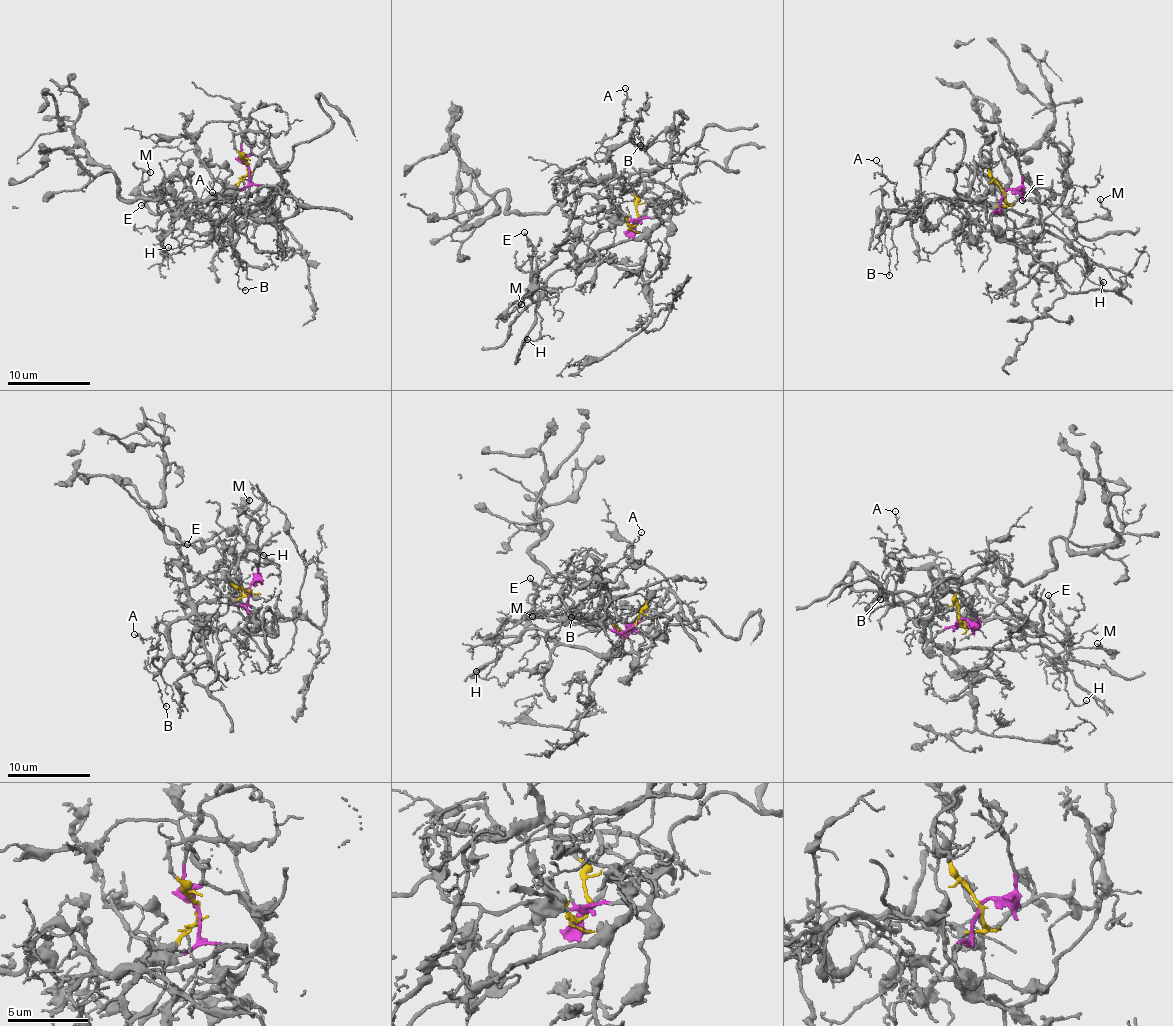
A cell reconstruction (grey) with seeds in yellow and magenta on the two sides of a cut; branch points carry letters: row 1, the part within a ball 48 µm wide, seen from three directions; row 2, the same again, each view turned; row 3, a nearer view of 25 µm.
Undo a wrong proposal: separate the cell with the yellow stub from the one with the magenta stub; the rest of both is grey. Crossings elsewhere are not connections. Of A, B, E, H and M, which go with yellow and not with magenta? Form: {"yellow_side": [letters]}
{"yellow_side": ["A", "B"]}

